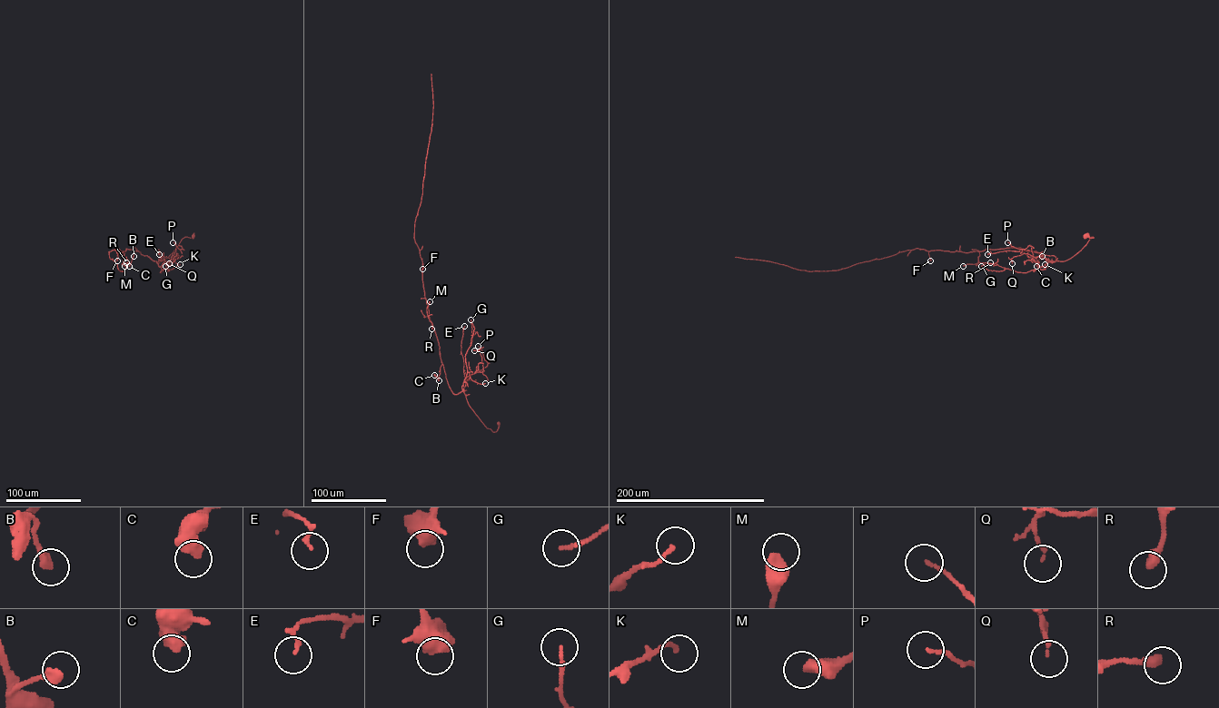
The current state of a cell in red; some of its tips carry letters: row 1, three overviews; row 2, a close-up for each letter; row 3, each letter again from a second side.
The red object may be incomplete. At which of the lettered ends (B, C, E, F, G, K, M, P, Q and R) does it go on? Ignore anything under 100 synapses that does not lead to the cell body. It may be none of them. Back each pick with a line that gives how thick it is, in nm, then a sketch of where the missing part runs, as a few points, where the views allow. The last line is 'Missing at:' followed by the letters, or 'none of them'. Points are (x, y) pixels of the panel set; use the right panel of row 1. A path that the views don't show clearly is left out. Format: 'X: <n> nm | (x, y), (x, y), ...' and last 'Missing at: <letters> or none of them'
Missing at: none of them

